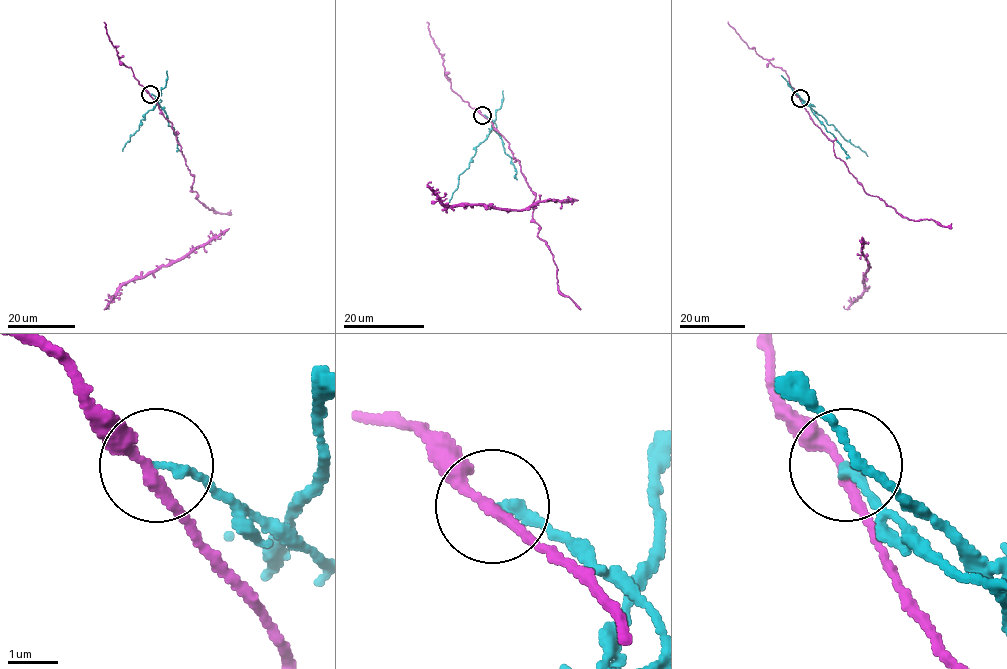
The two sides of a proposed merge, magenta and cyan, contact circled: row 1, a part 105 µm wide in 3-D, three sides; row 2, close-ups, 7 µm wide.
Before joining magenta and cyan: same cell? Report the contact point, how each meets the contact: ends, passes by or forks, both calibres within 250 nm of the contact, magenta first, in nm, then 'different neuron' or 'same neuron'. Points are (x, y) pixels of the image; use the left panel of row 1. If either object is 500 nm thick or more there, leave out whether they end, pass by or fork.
place (150, 94); magenta passes by; cyan ends; calibres 220 and 180 nm; different neuron

